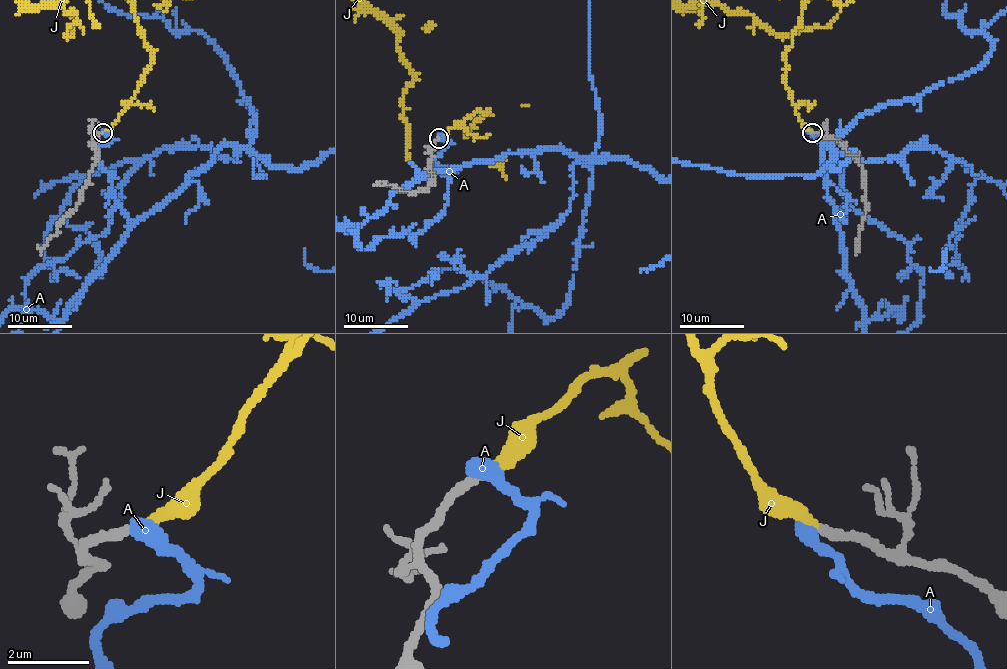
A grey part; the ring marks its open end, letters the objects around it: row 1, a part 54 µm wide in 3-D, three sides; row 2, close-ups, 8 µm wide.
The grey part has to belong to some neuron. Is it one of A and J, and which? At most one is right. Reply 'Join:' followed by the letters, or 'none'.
Join: J

